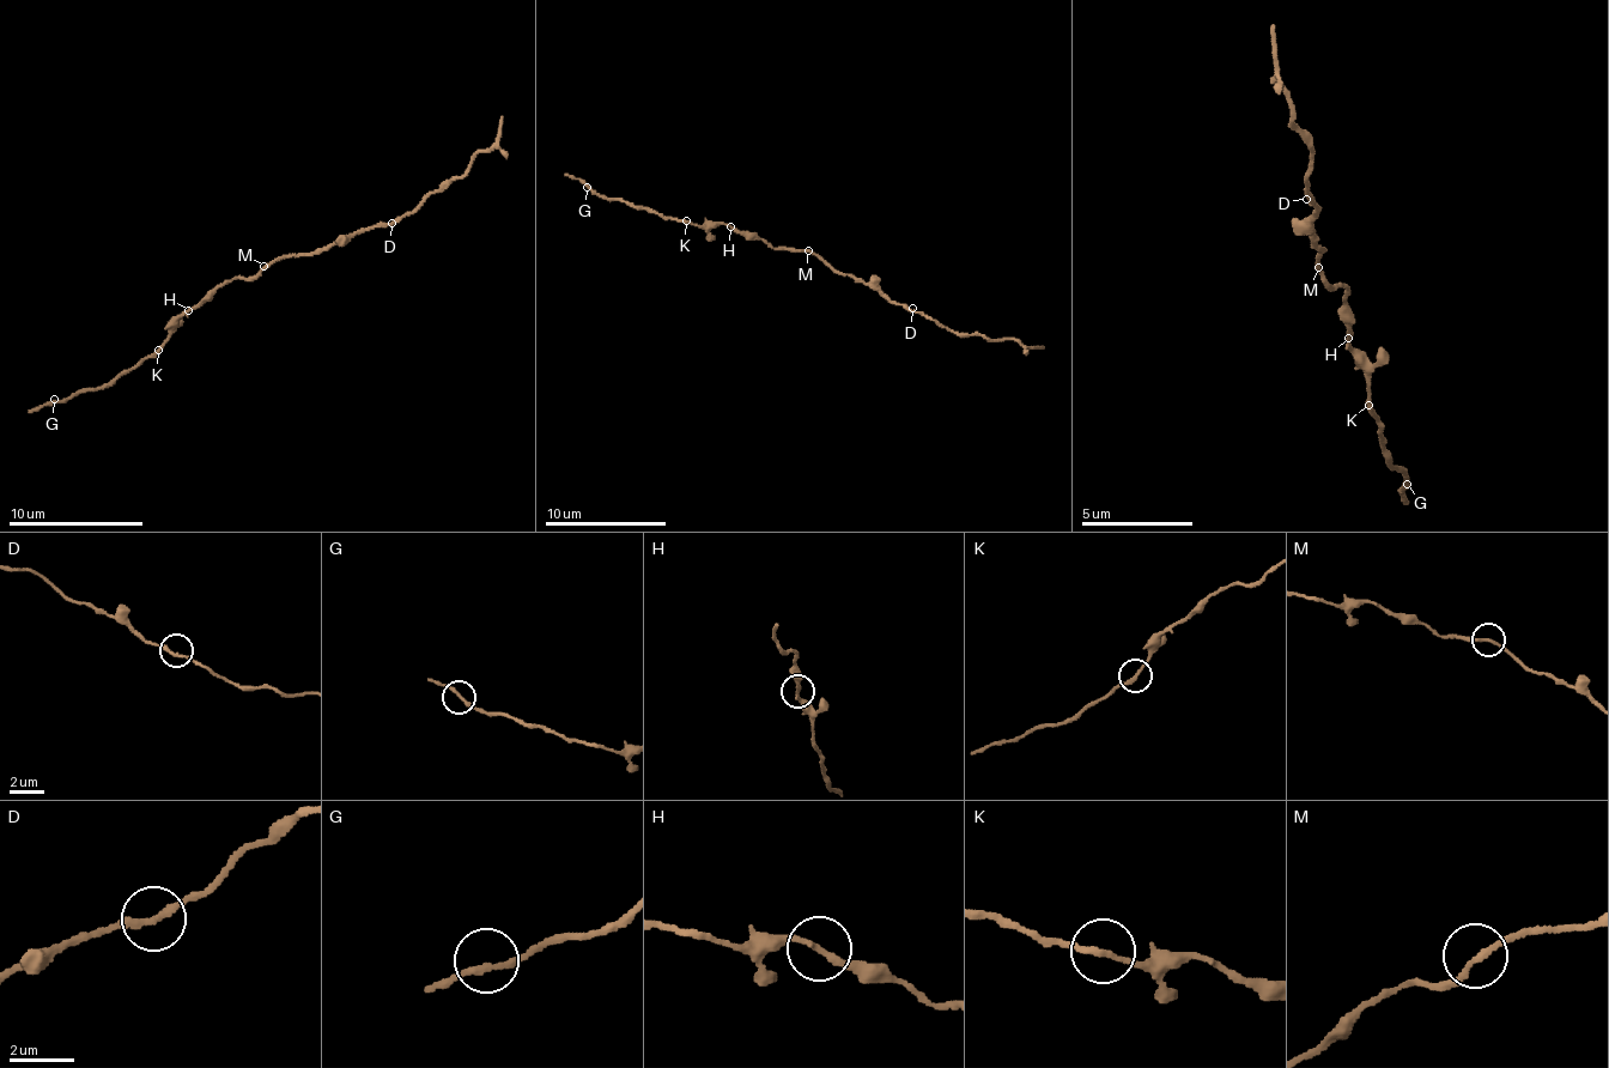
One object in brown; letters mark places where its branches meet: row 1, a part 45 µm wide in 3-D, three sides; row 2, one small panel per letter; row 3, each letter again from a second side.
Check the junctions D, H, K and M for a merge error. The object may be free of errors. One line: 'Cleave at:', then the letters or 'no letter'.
Cleave at: no letter

